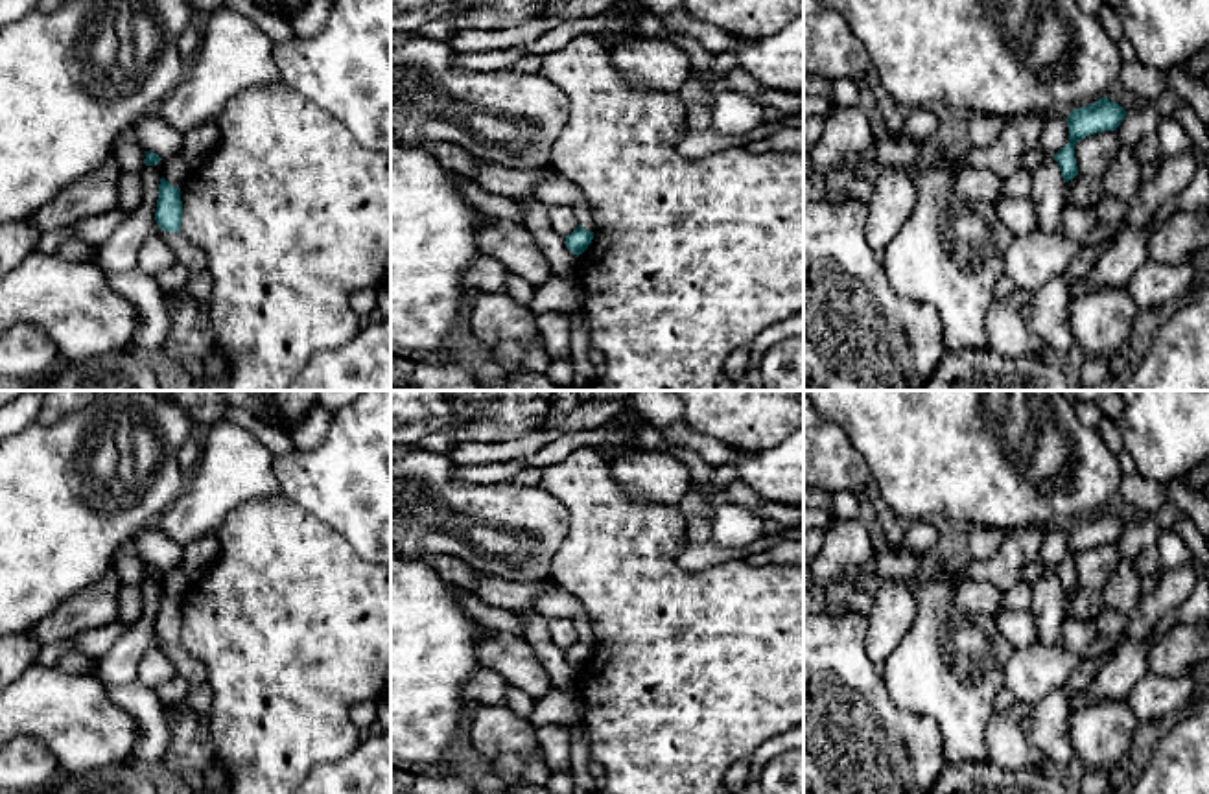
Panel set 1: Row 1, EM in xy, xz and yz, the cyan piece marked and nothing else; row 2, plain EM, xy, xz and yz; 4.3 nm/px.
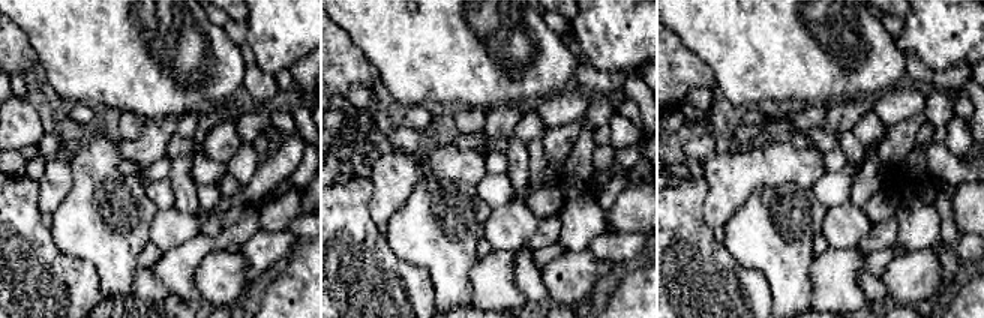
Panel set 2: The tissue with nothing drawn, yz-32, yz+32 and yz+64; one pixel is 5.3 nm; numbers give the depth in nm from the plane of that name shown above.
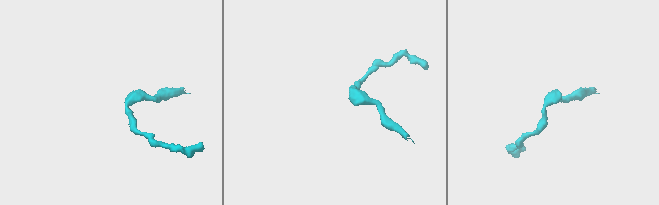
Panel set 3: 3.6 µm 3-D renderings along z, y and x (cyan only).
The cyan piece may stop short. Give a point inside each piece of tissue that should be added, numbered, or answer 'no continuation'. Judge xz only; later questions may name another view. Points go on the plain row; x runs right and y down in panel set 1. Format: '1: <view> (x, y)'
no continuation

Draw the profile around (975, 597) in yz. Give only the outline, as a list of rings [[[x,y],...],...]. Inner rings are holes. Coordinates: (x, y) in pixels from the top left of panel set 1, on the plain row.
[[[962,573],[957,591],[957,606],[968,613],[997,617],[1003,610],[1003,593],[993,584],[977,582]]]

